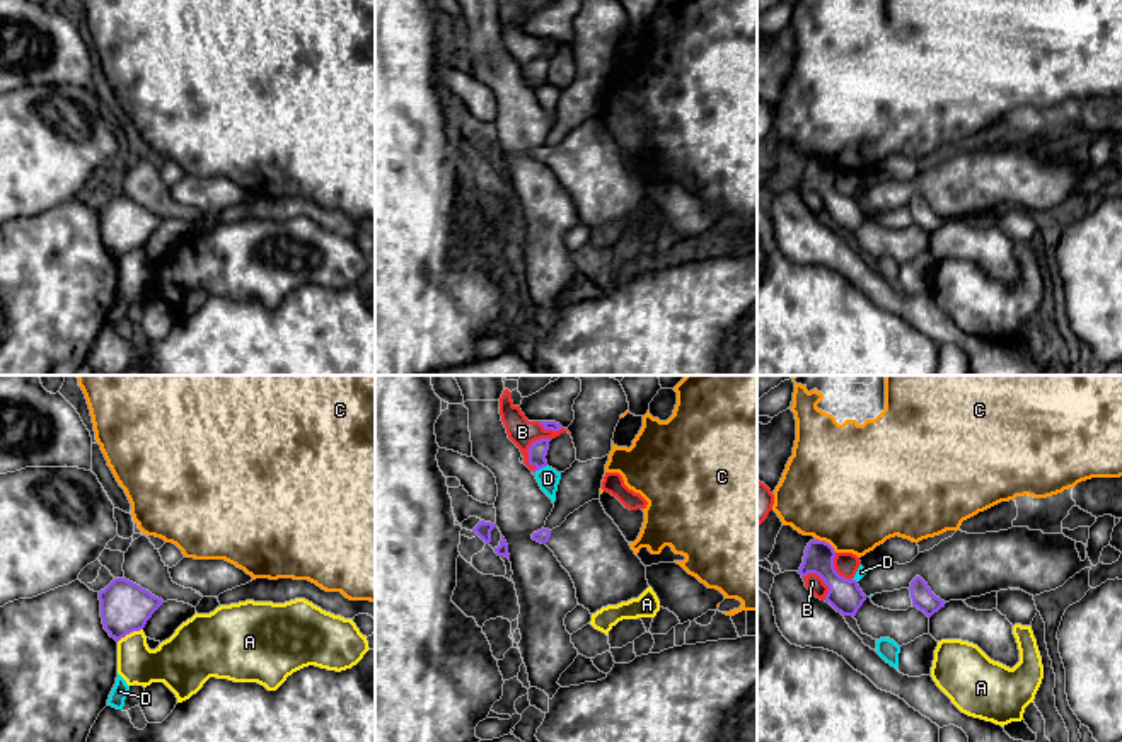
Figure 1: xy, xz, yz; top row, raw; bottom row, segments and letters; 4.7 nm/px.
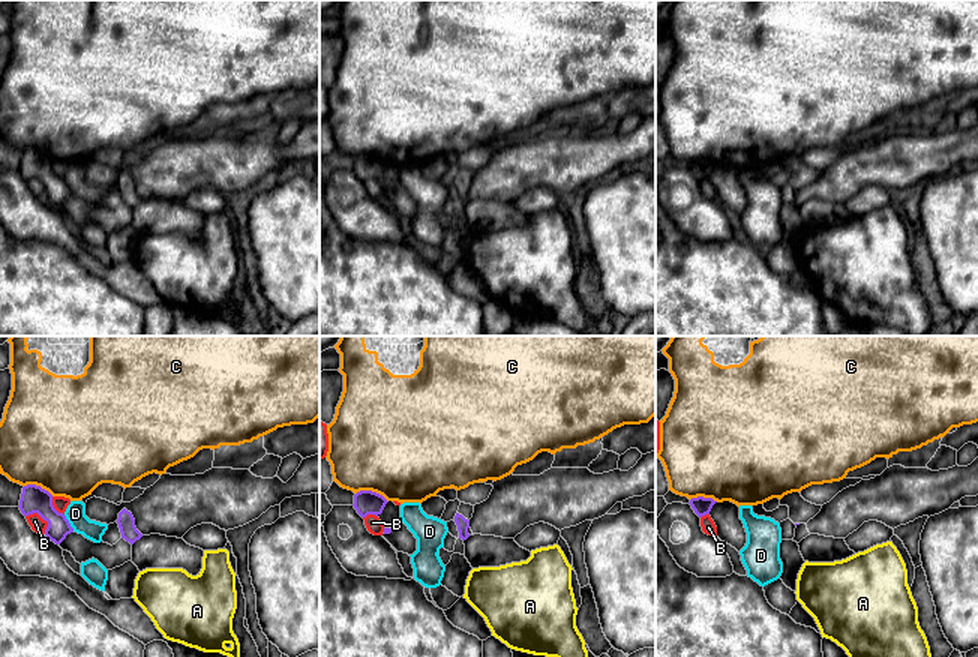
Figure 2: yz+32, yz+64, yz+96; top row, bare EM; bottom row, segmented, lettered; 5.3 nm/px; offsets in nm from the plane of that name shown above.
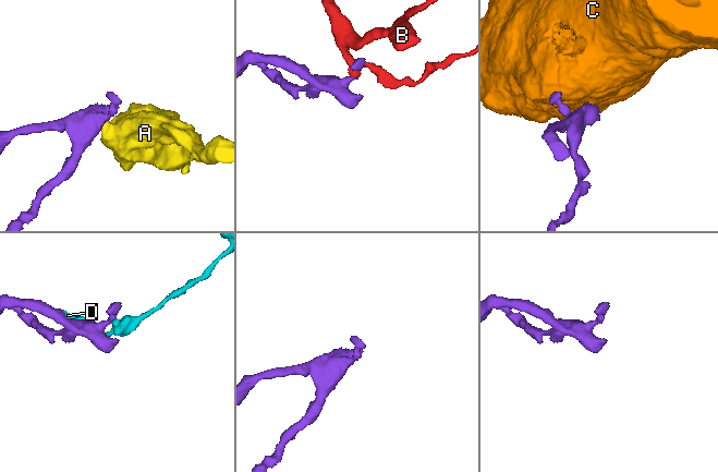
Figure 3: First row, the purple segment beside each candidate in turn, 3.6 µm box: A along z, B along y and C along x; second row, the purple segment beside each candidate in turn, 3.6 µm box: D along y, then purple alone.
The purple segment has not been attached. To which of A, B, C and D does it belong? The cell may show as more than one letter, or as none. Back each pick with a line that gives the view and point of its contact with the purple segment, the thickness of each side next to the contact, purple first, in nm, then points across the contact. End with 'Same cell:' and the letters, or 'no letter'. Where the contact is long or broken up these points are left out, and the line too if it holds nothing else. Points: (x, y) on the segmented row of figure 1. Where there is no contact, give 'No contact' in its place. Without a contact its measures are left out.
Same cell: no letter

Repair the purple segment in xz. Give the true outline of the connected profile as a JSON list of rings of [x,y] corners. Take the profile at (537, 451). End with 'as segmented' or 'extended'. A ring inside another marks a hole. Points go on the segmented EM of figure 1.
[[[541,438],[532,442],[532,445],[529,447],[529,464],[535,467],[532,472],[547,466],[546,455],[549,450],[549,442],[551,438]]] | as segmented

